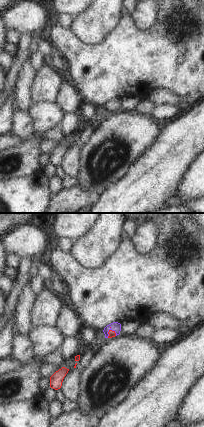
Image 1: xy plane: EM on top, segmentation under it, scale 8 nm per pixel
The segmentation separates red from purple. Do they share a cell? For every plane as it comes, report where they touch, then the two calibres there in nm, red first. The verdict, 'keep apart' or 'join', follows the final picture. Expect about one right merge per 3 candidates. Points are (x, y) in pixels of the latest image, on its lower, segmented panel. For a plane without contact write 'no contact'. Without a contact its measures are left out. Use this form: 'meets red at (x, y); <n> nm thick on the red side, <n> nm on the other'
meets red at (108, 332); 50 nm thick on the red side, 80 nm on the other

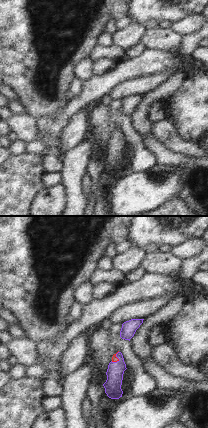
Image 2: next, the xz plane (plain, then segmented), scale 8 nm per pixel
meets red at (117, 358); 50 nm thick on the red side, 140 nm on the other

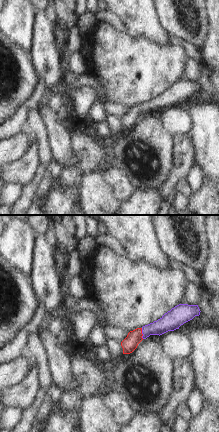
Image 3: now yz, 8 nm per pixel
meets red at (141, 333); 120 nm thick on the red side, 140 nm on the other

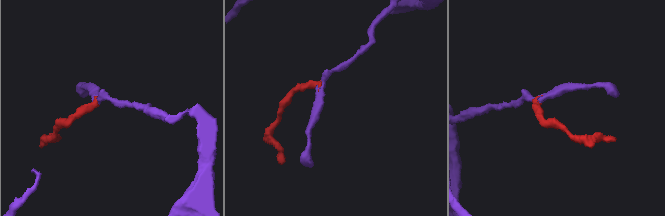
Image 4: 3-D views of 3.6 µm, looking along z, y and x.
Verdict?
join

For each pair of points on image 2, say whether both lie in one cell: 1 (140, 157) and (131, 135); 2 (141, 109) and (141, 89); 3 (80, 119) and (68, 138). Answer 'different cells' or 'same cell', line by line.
1: same cell
2: different cells
3: same cell

